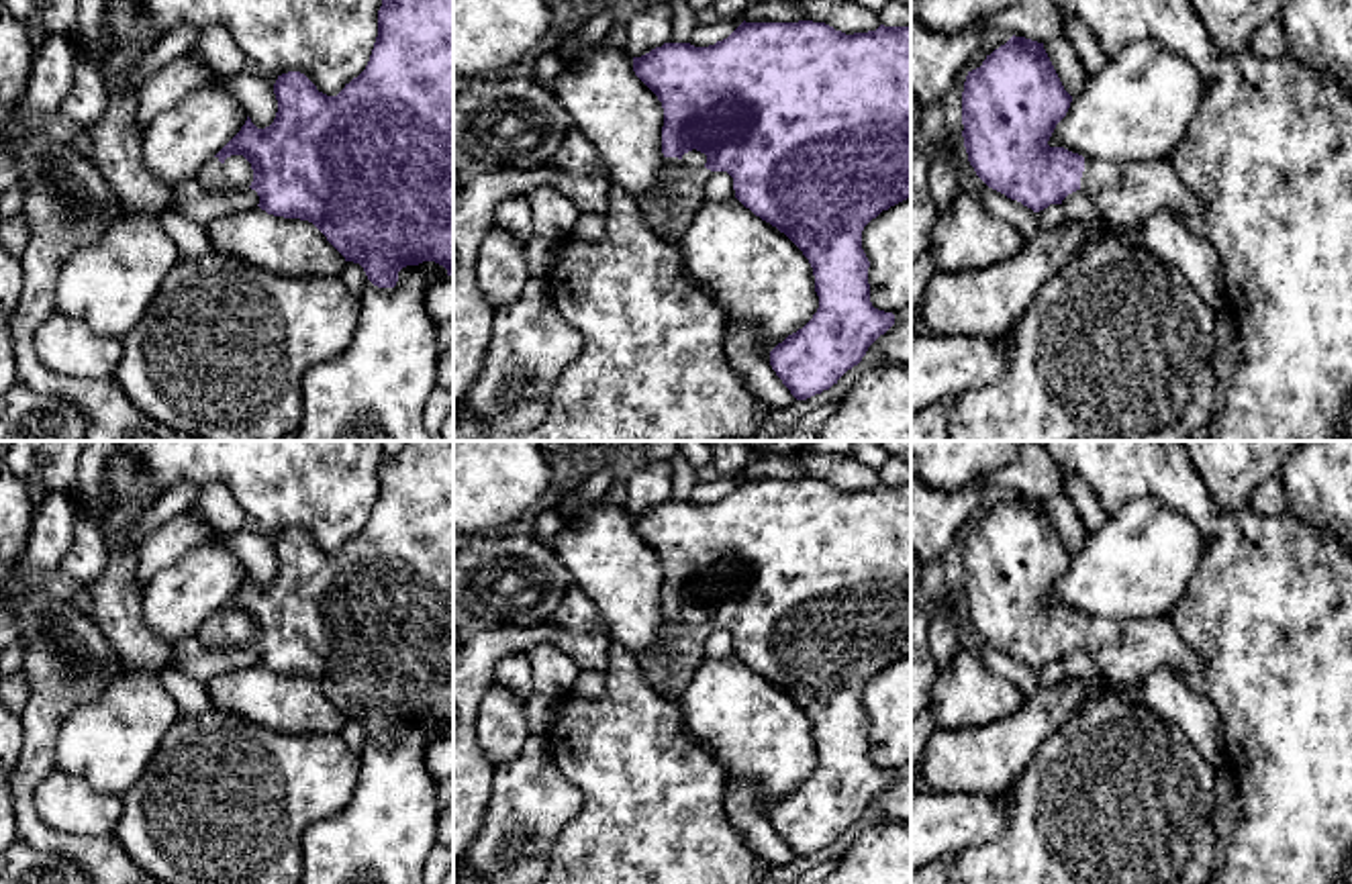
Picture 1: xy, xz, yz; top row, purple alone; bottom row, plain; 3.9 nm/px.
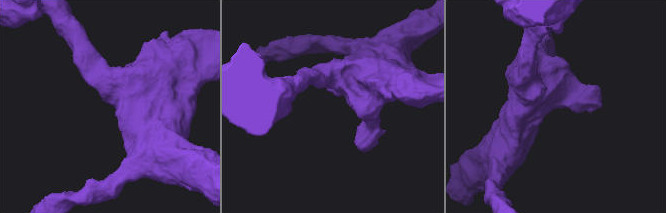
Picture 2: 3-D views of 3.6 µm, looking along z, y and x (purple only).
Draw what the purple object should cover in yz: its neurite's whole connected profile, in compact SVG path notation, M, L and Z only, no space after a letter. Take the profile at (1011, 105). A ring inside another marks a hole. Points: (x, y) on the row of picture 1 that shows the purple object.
M1013 35L986 55L962 92L962 137L976 176L1033 212L1080 190L1105 223L1138 233L1160 212L1182 225L1199 212L1170 157L1103 161L1050 147L1070 102L1044 43Z

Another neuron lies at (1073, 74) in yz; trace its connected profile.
M1060 37L1060 39L1046 41L1044 49L1046 49L1064 90L1070 96L1076 96L1082 90L1082 86L1089 78L1089 71L1080 63L1080 59L1074 51L1074 45L1070 41L1066 41L1064 37Z

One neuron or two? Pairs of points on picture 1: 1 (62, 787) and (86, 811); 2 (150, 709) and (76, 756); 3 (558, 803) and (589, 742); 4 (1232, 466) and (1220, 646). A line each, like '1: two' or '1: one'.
1: one
2: one
3: two
4: two

